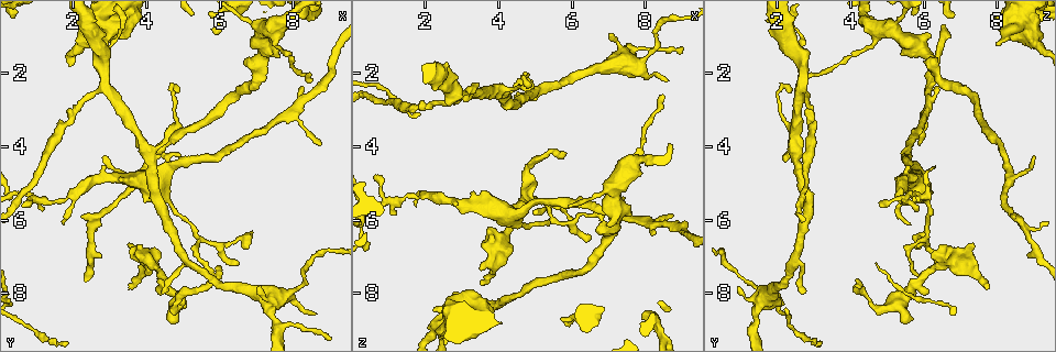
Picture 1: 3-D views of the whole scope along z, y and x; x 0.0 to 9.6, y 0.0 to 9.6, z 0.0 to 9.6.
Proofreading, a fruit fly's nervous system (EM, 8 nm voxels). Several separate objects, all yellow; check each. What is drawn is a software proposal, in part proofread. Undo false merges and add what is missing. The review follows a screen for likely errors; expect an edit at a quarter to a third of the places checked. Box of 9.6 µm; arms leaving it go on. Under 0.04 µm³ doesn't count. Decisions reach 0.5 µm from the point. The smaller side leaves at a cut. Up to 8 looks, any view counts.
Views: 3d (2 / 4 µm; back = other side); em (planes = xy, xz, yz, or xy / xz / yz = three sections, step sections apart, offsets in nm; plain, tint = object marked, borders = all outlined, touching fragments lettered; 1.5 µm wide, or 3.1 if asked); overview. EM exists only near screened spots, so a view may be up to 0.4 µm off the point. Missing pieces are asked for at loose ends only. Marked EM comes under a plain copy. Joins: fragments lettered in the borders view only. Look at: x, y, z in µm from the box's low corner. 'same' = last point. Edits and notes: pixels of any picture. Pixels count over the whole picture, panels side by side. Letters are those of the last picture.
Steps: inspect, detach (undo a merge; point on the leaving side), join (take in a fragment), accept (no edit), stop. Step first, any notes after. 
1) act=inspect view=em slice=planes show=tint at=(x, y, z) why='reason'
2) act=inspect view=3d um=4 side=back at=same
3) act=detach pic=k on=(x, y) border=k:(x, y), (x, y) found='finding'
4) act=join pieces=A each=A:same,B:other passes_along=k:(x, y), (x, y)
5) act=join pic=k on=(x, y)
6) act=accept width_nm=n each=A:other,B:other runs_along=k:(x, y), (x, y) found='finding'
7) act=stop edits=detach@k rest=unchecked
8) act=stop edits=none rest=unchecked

act=inspect view=em slice=planes show=borders at=(4.35, 7.95, 2.75) why='tapers out'

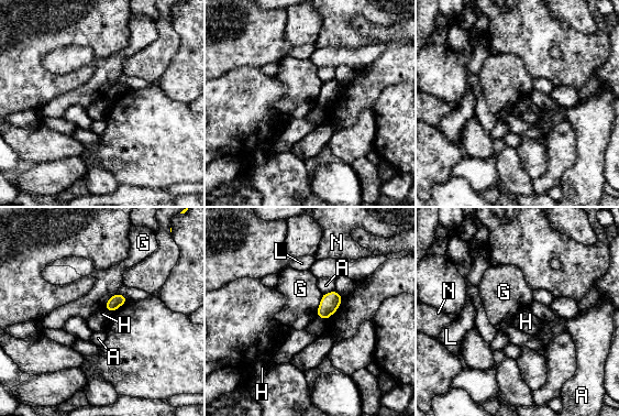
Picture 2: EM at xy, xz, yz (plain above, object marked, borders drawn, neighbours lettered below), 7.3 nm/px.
act=accept width_nm=90 each=A:other,G:other,H:other,L:other,N:other border=2:(323, 294), (317, 316) found='no lettered fragment goes on from it'

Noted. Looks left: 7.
act=inspect view=em slice=planes show=borders at=(0.65, 5.65, 4.80) why='an open end'

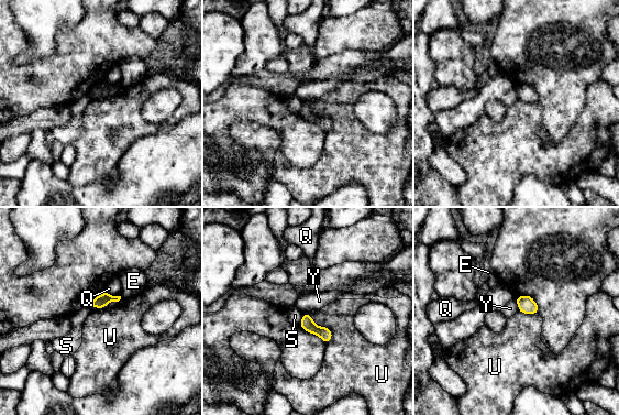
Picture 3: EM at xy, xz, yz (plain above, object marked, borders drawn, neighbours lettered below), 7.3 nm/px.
act=accept width_nm=100 each=E:other,Q:other,S:other,U:other,Y:other border=3:(302, 313), (331, 331), (327, 343) found='none of them fits'

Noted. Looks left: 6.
act=inspect view=em slice=xz step=4 show=borders at=(2.85, 1.20, 7.95)

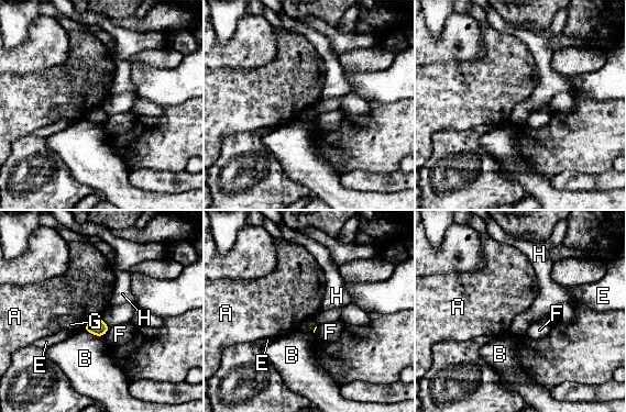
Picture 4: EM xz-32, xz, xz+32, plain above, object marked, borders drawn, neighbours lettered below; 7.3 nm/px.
act=inspect view=em slice=planes show=borders at=same why='another direction'

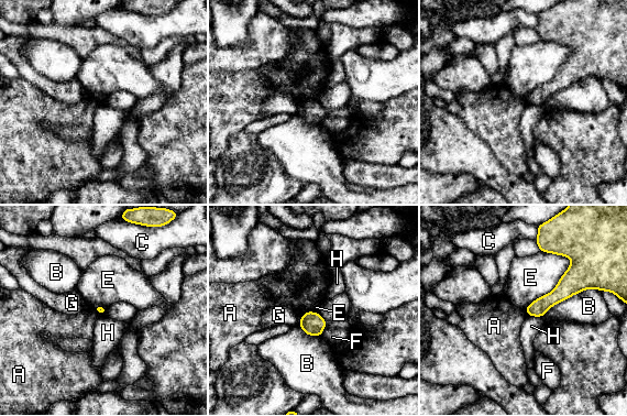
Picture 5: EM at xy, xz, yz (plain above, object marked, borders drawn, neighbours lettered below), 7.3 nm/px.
act=accept each=A:other,B:other,C:other,E:other,F:other,G:other,H:other border=5:(568, 256), (557, 285), (525, 309) found='no lettered fragment goes on from it'

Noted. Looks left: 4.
act=stop edits=none rest=unchecked

